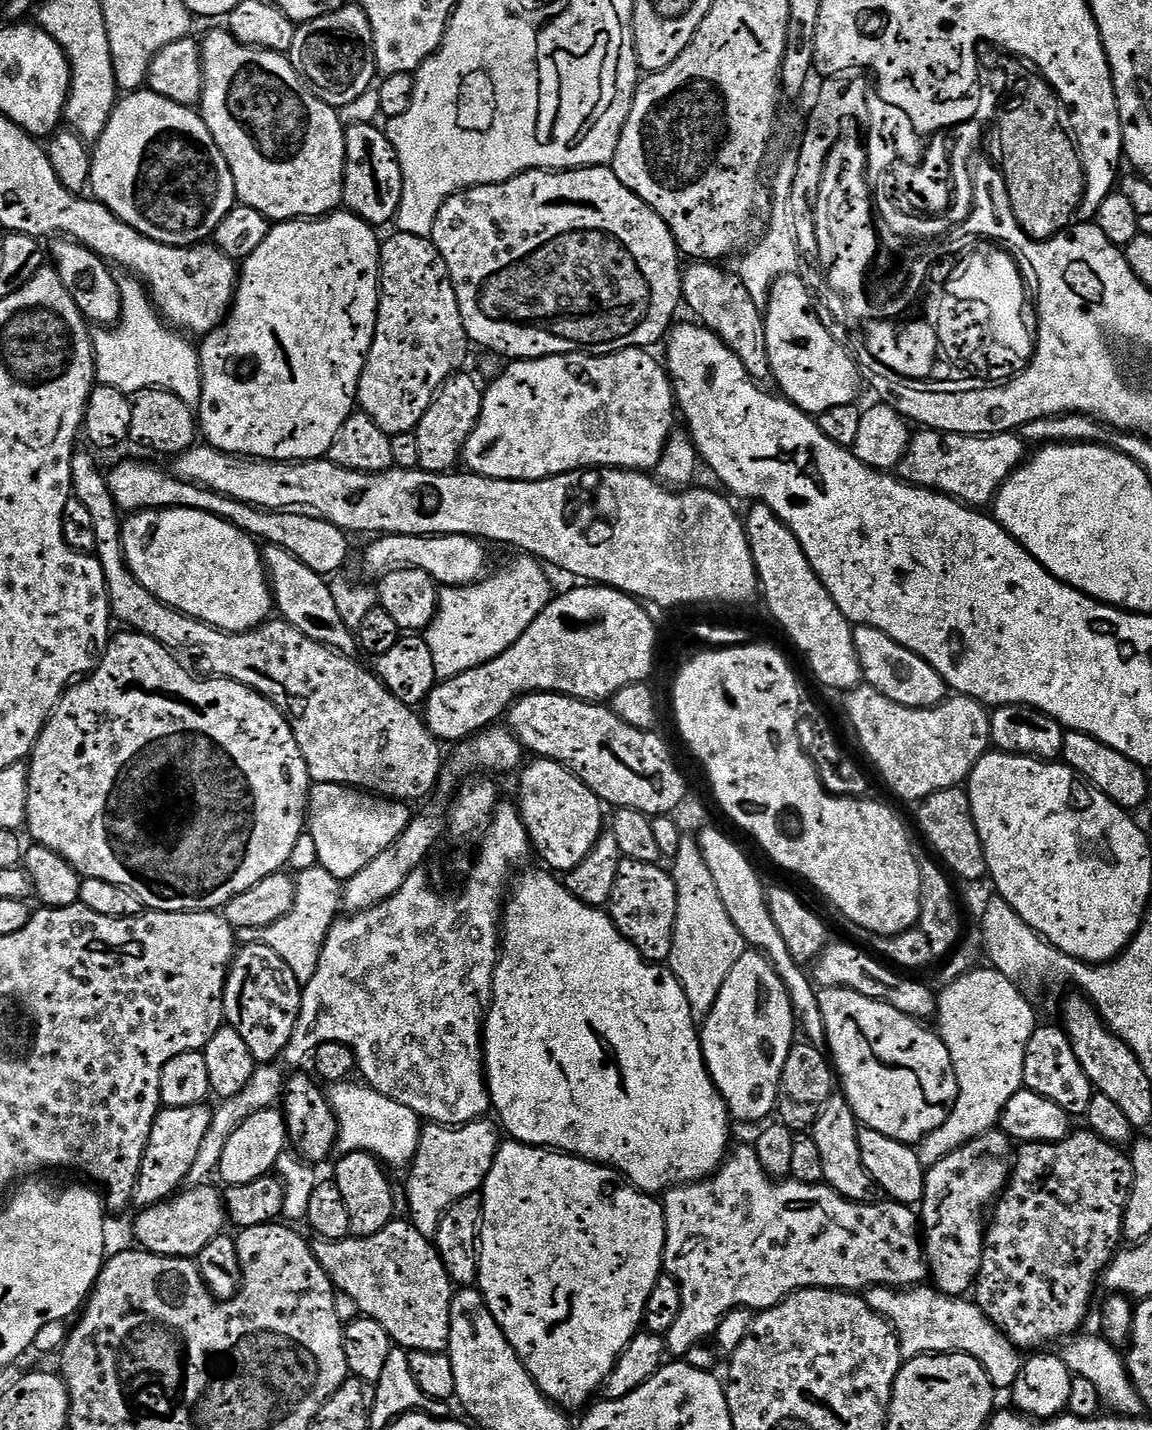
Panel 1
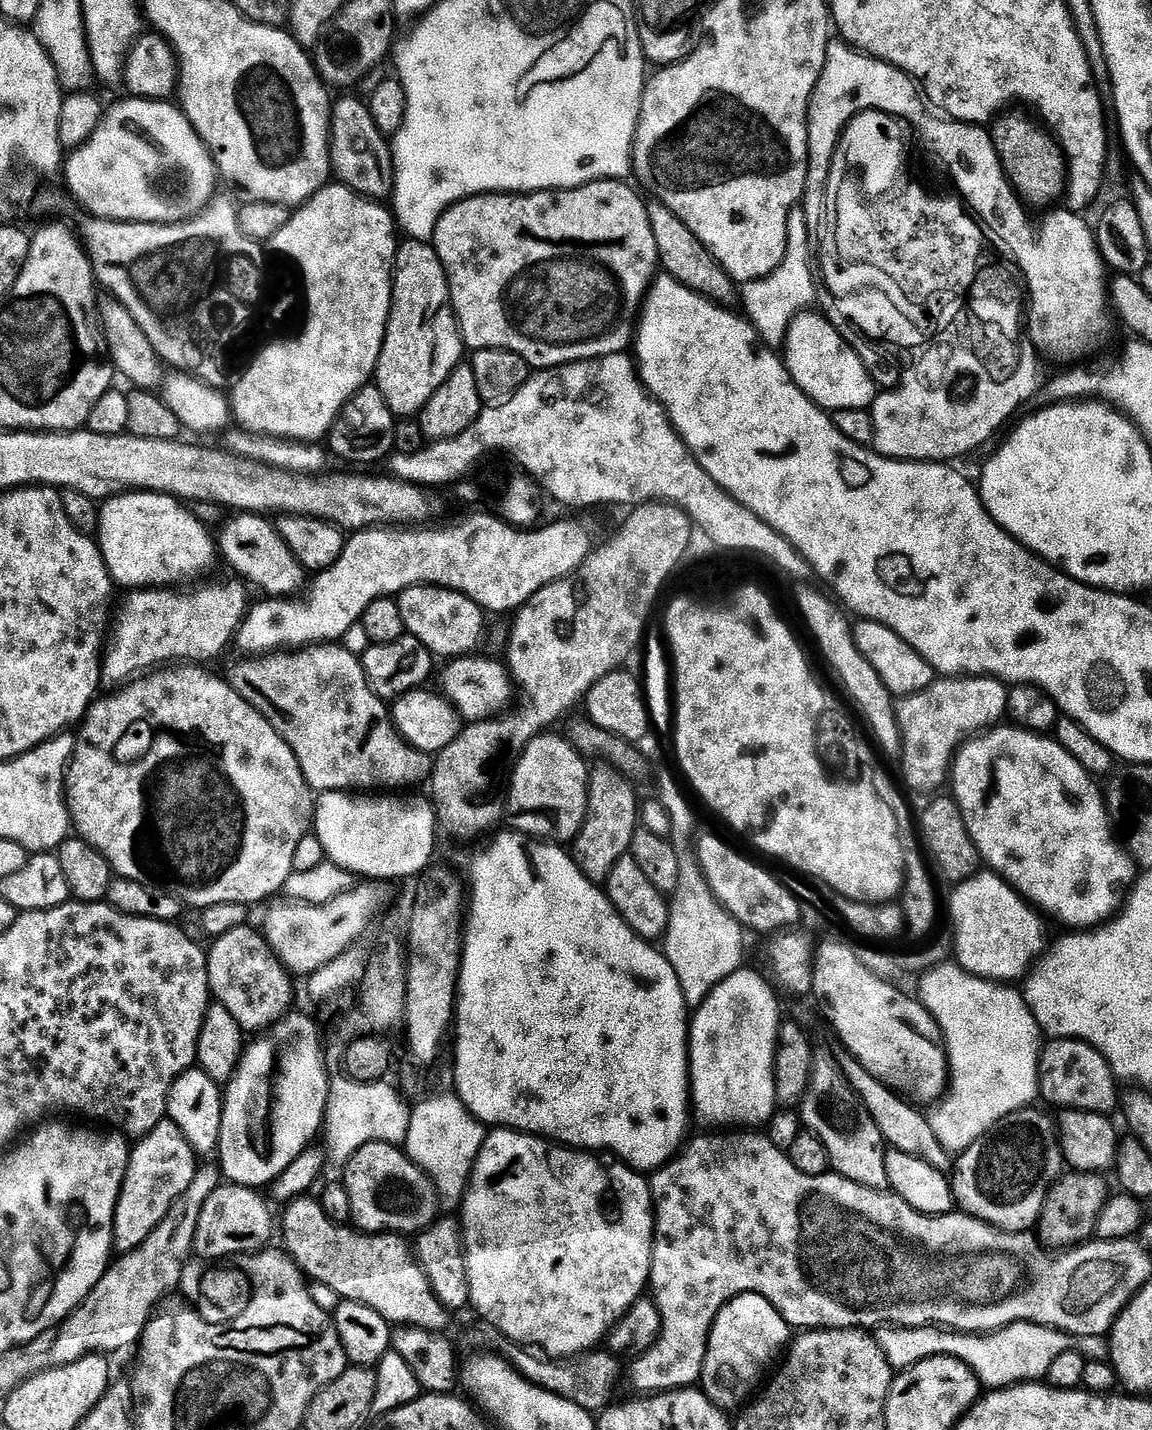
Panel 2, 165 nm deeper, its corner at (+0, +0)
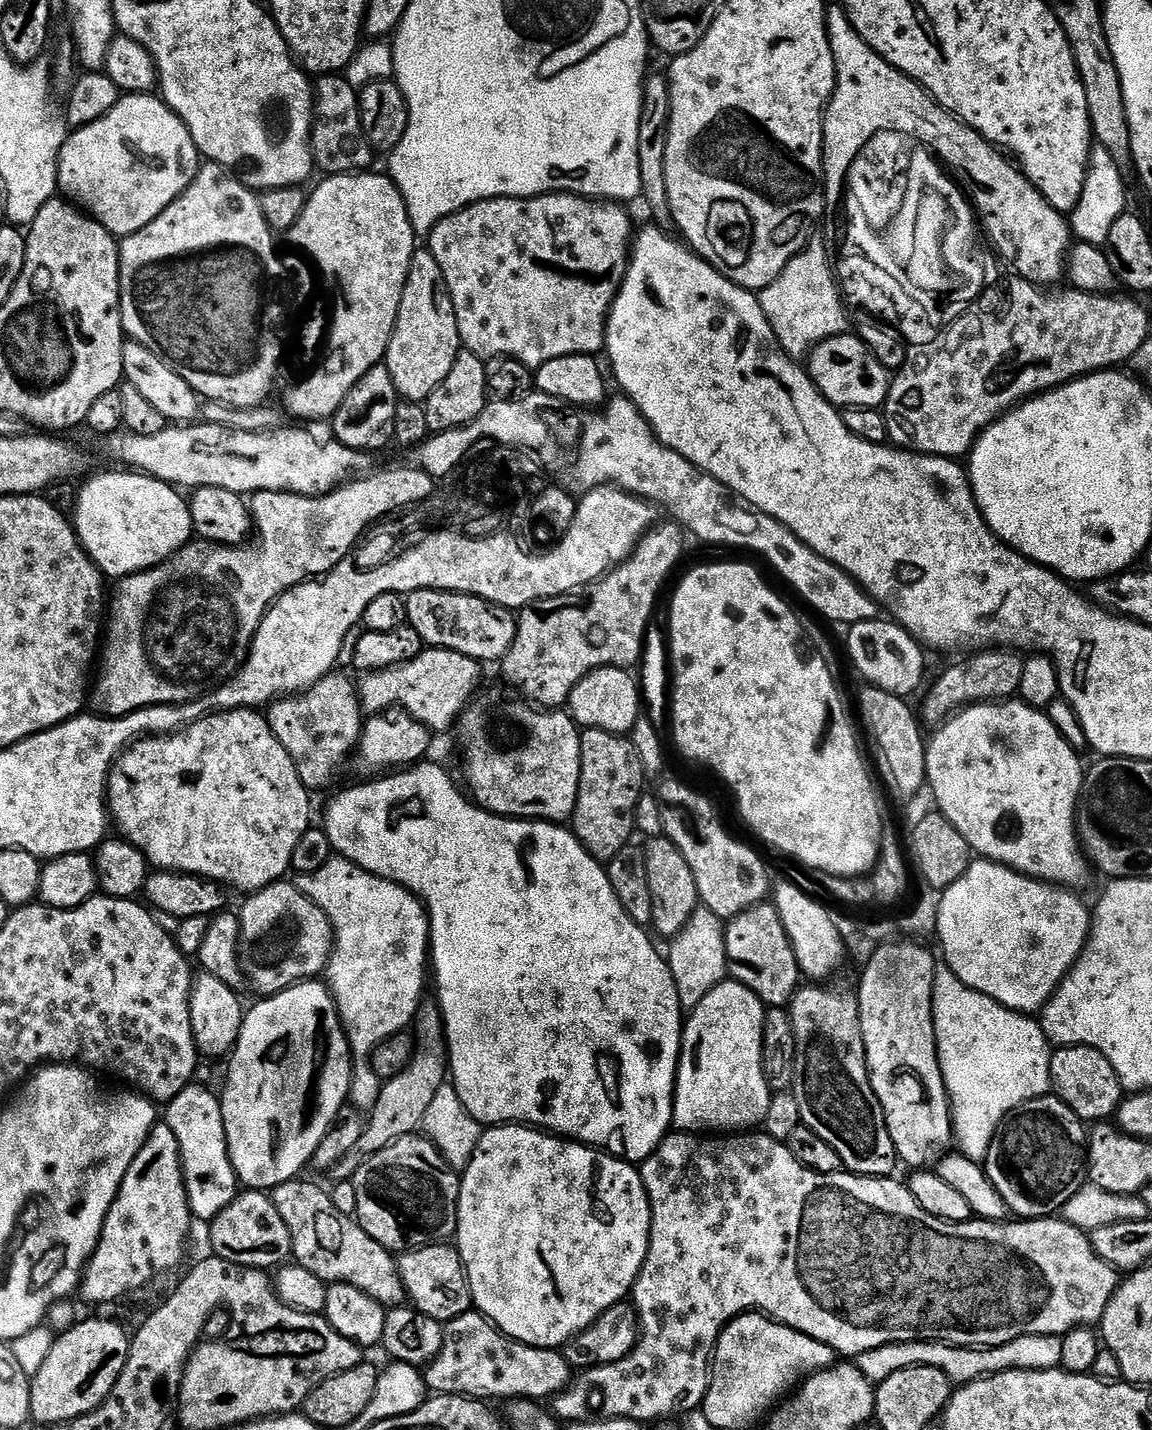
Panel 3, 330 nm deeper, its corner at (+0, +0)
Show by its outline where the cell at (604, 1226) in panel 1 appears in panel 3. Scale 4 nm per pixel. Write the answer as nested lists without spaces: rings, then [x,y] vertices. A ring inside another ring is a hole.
[[[502,1124],[481,1131],[478,1150],[474,1150],[474,1158],[468,1163],[468,1167],[463,1169],[454,1244],[460,1253],[460,1260],[464,1263],[464,1271],[468,1274],[468,1285],[472,1291],[475,1311],[481,1312],[511,1340],[535,1348],[559,1349],[579,1332],[590,1327],[602,1313],[621,1303],[631,1293],[648,1253],[651,1229],[652,1207],[648,1201],[648,1192],[644,1188],[644,1180],[640,1176],[640,1168],[635,1163],[619,1156],[609,1156],[603,1150],[531,1126]]]

